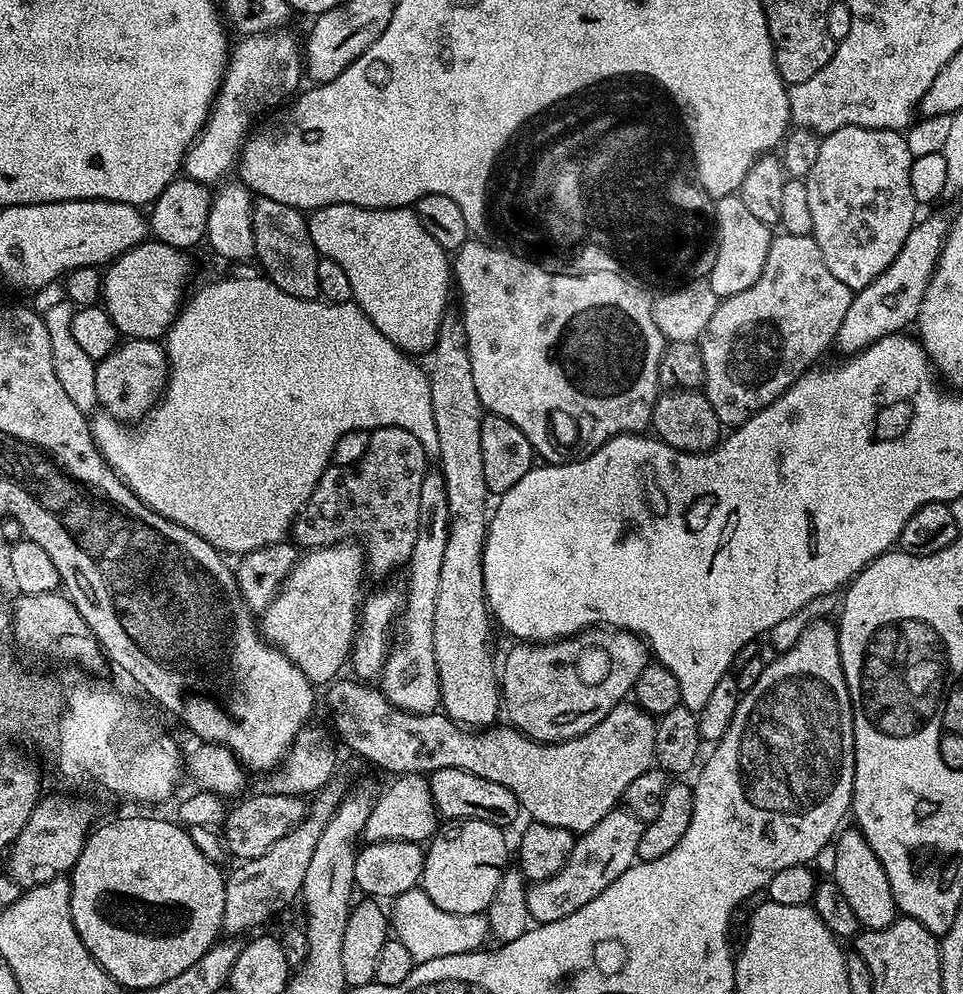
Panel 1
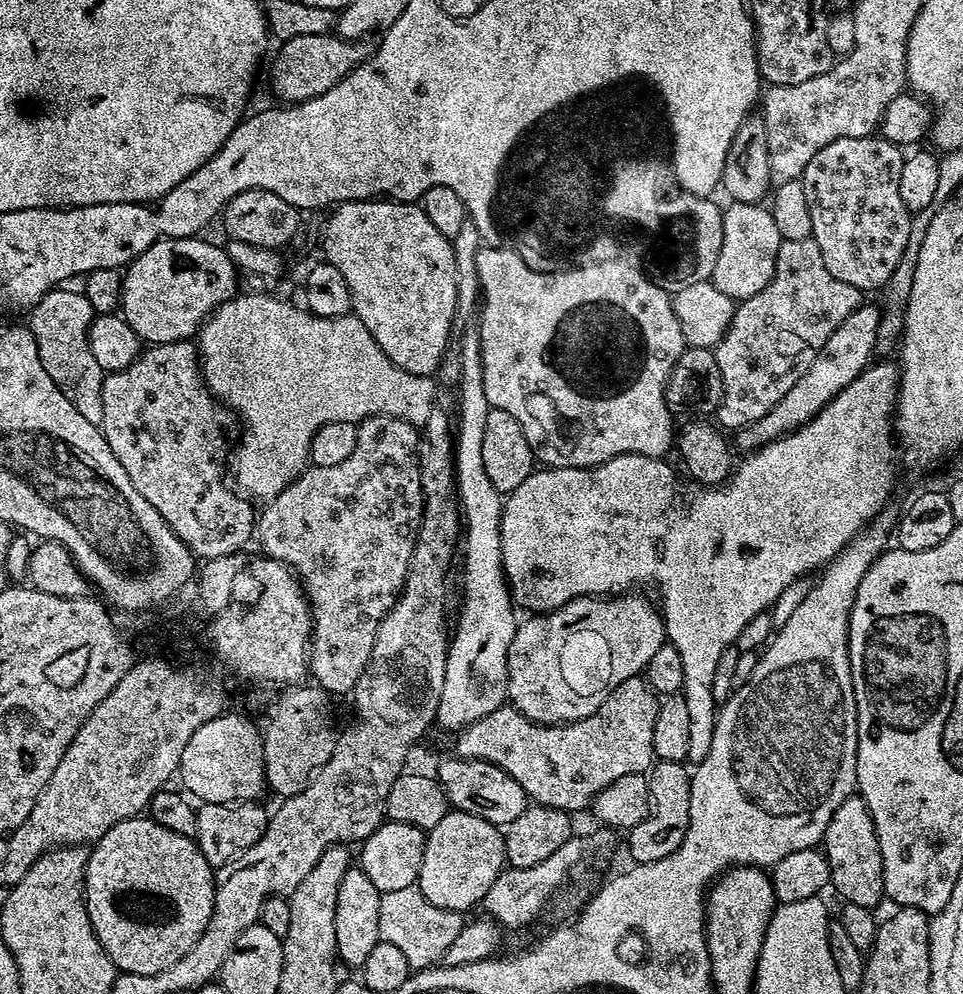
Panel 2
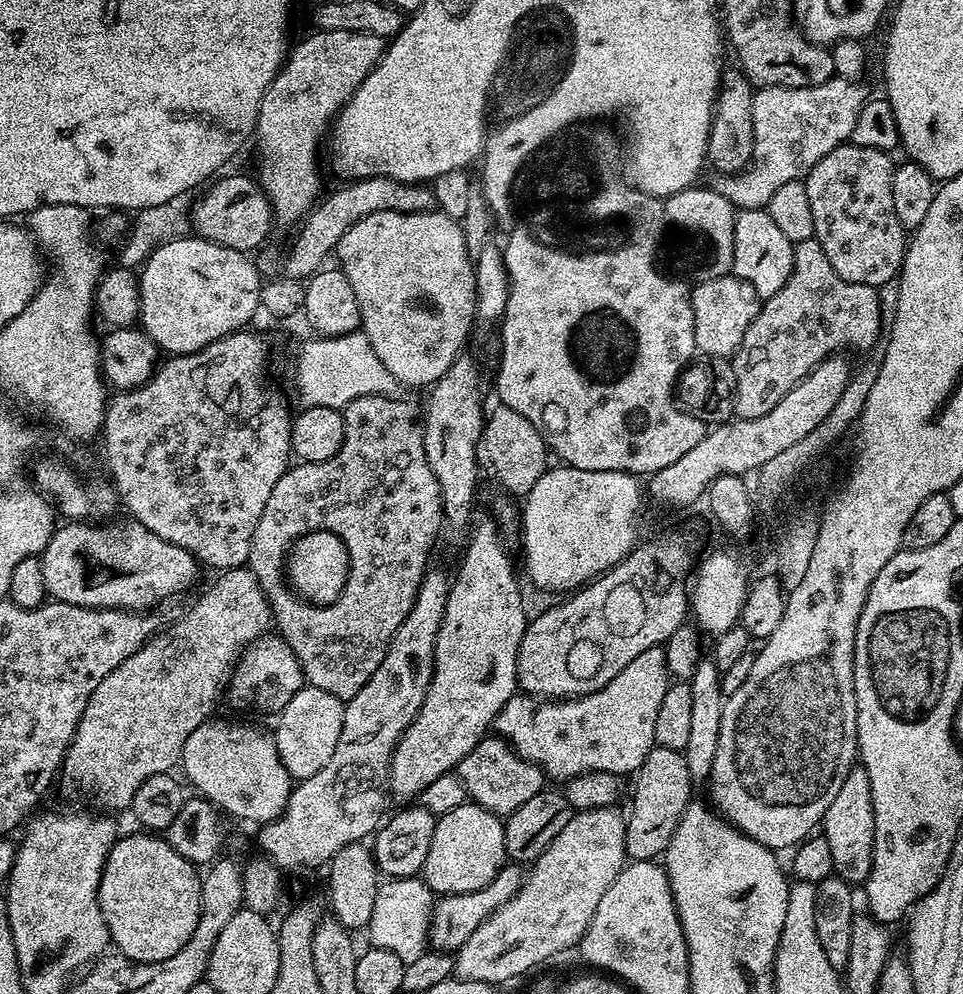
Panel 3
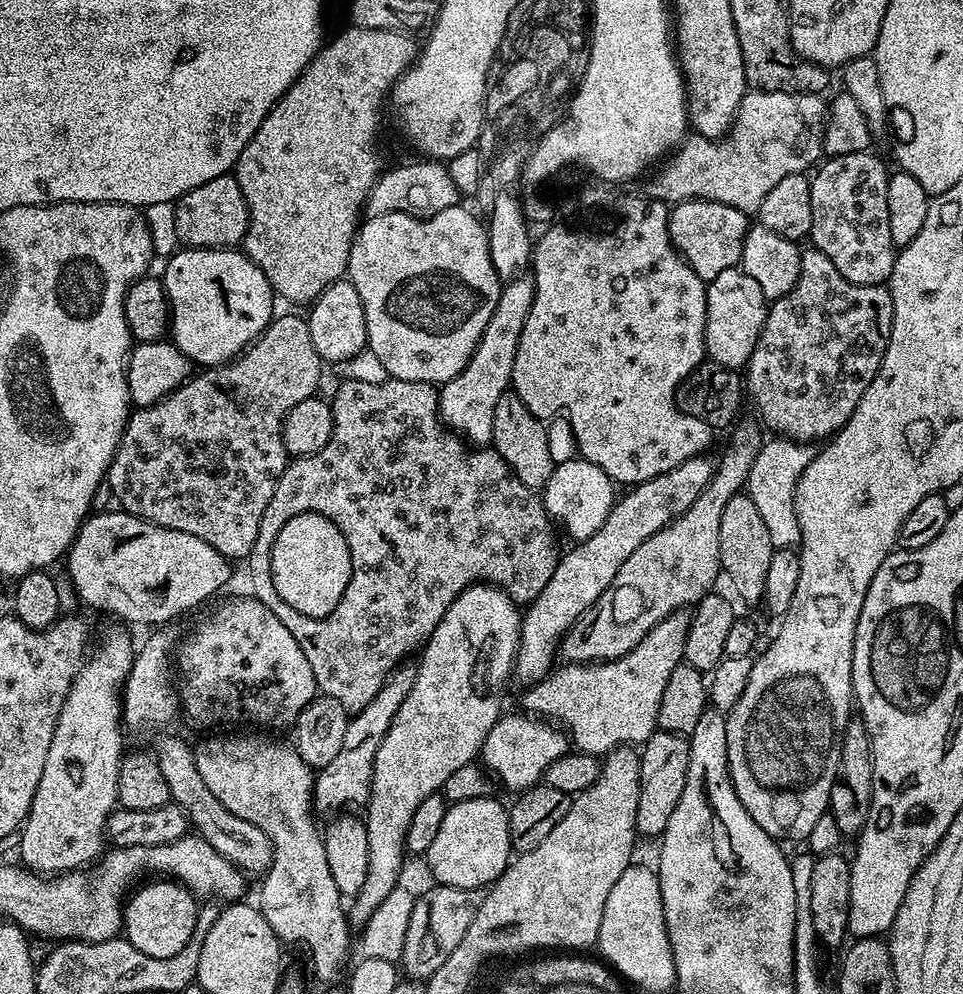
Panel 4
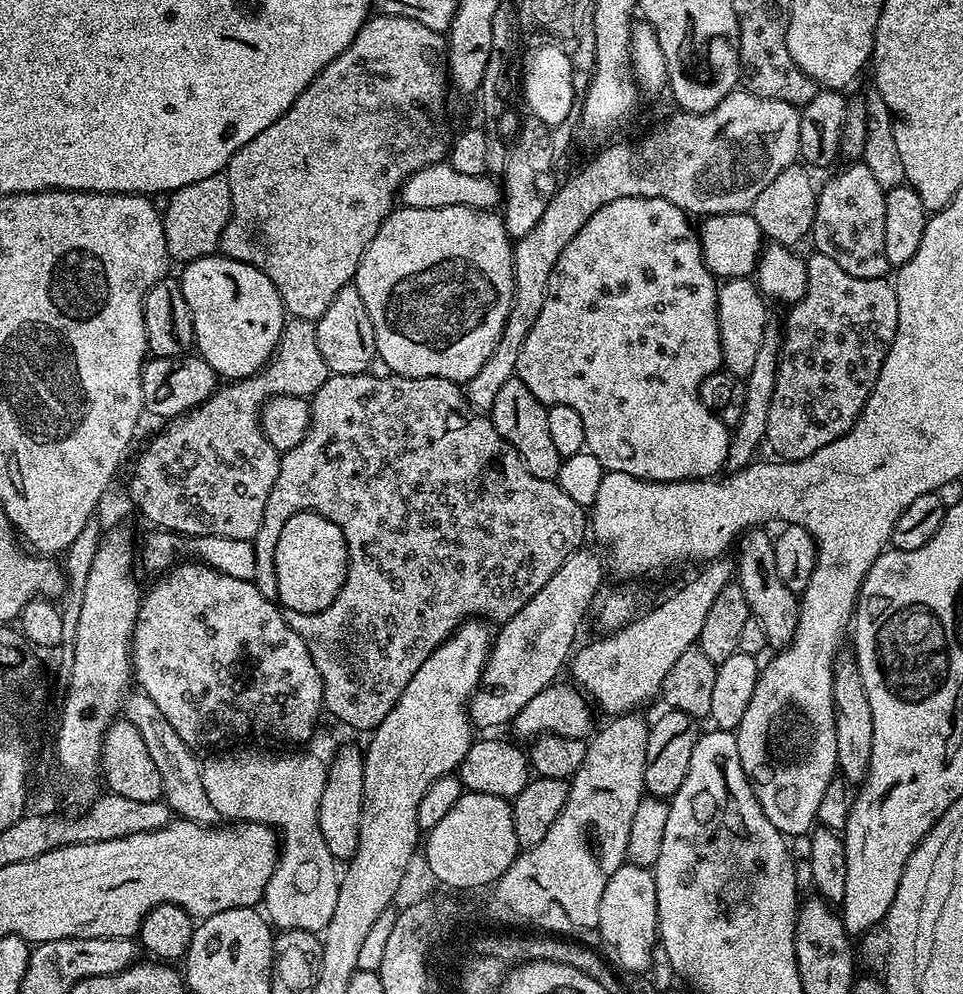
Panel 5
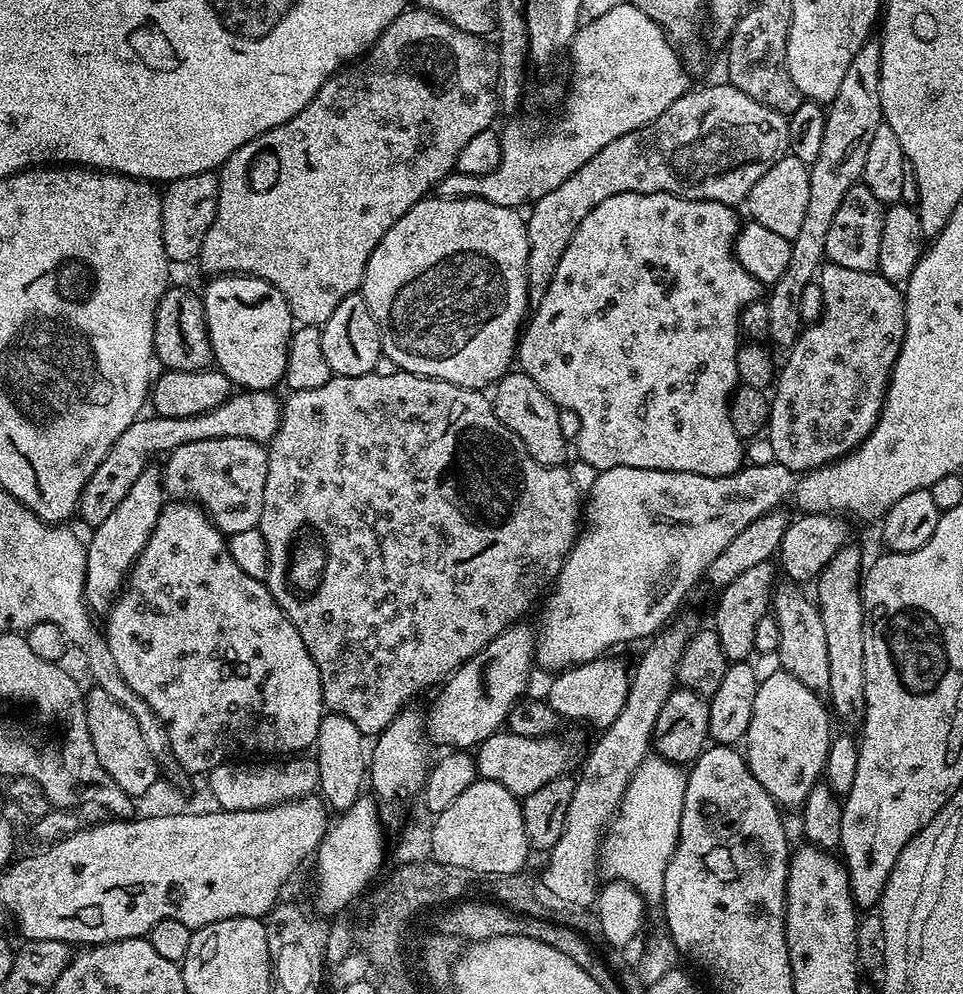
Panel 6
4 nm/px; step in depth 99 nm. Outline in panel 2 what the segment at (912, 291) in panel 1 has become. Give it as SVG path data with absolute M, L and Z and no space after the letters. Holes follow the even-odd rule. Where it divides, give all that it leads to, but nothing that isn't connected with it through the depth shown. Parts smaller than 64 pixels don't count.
M868 302L855 308L846 322L842 322L842 326L838 326L838 330L826 338L826 346L822 346L822 350L818 350L818 358L810 362L810 370L806 370L806 374L802 374L802 378L798 378L798 382L794 382L794 386L782 394L782 398L767 414L735 433L735 447L755 450L813 420L836 395L846 390L846 386L850 386L850 382L854 382L854 378L862 375L869 364L873 363L881 315L881 309L876 309Z

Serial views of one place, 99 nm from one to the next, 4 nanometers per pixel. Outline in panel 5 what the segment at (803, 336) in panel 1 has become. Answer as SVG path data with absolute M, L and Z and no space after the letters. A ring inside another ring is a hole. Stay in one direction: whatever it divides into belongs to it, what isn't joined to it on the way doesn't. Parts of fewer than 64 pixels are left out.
M813 251L811 255L806 260L806 294L789 307L792 309L788 317L782 320L784 345L780 351L774 398L770 402L766 444L784 462L810 458L810 454L822 450L822 446L830 446L830 442L852 429L872 393L872 384L878 382L878 374L898 332L898 298L895 287L887 279L854 278L846 274L838 262L826 258L826 254Z

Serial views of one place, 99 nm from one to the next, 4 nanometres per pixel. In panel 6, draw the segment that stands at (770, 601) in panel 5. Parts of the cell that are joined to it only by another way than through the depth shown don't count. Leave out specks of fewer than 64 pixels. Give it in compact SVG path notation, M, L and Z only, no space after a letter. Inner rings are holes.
M780 582L775 585L770 605L770 614L778 622L778 646L775 652L783 671L798 678L802 686L810 686L810 690L824 694L830 686L826 629L822 626L819 607L809 597L808 601L799 590L801 589L792 582Z

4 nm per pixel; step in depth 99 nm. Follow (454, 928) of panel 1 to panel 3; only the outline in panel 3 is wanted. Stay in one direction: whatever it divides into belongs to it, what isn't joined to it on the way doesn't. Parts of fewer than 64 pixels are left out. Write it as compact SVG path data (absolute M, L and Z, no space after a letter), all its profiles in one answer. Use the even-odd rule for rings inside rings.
M419 875L398 876L377 883L374 910L366 929L367 943L373 948L391 950L398 954L405 965L417 961L430 948L428 928L432 924L433 903L433 890Z

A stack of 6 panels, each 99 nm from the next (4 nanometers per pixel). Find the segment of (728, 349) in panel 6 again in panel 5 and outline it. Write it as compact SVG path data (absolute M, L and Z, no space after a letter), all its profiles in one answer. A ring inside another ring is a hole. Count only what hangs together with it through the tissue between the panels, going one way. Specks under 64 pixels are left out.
M631 196L630 198L618 198L618 202L610 202L606 206L602 206L602 210L595 212L590 218L590 222L586 222L586 226L582 226L582 230L578 230L578 234L574 234L570 246L566 246L566 250L562 250L562 254L550 274L550 282L546 290L546 302L542 305L542 314L538 314L534 326L530 326L530 334L526 334L526 342L522 342L522 354L518 354L518 362L516 363L515 379L526 382L526 387L530 389L530 394L534 394L534 398L538 398L546 406L561 404L562 407L576 412L581 426L584 427L583 447L590 454L594 454L594 458L598 458L601 468L610 472L621 472L622 474L638 476L641 480L699 480L701 478L712 478L717 475L716 471L720 467L723 469L728 462L729 425L723 424L700 400L700 387L704 379L710 374L721 371L722 346L720 345L720 326L718 324L718 280L711 270L707 268L707 264L703 260L700 238L697 229L695 227L692 229L691 222L693 223L689 213L683 212L678 206L674 206L674 202L666 202L662 198L638 198L637 196Z

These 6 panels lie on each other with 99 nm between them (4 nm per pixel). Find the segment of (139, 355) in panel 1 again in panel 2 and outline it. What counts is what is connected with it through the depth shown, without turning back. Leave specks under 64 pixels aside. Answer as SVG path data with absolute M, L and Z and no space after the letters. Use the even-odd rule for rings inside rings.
M192 340L145 347L129 368L109 372L104 377L100 428L110 450L114 450L114 458L122 462L122 470L126 470L130 482L134 482L134 490L162 514L166 526L170 526L170 530L186 542L192 555L201 561L243 553L258 524L257 509L252 509L253 501L224 485L226 461L230 456L228 427L232 419L233 413L204 383L198 348Z

